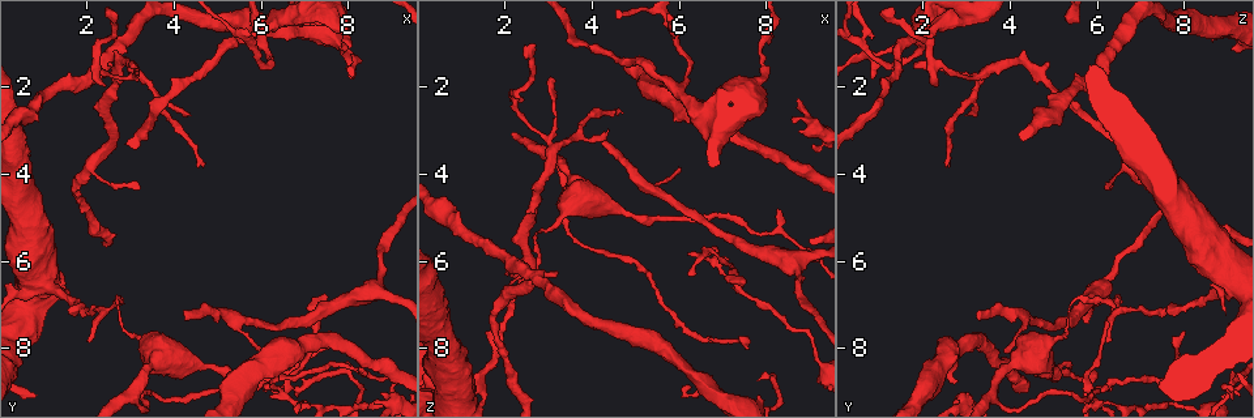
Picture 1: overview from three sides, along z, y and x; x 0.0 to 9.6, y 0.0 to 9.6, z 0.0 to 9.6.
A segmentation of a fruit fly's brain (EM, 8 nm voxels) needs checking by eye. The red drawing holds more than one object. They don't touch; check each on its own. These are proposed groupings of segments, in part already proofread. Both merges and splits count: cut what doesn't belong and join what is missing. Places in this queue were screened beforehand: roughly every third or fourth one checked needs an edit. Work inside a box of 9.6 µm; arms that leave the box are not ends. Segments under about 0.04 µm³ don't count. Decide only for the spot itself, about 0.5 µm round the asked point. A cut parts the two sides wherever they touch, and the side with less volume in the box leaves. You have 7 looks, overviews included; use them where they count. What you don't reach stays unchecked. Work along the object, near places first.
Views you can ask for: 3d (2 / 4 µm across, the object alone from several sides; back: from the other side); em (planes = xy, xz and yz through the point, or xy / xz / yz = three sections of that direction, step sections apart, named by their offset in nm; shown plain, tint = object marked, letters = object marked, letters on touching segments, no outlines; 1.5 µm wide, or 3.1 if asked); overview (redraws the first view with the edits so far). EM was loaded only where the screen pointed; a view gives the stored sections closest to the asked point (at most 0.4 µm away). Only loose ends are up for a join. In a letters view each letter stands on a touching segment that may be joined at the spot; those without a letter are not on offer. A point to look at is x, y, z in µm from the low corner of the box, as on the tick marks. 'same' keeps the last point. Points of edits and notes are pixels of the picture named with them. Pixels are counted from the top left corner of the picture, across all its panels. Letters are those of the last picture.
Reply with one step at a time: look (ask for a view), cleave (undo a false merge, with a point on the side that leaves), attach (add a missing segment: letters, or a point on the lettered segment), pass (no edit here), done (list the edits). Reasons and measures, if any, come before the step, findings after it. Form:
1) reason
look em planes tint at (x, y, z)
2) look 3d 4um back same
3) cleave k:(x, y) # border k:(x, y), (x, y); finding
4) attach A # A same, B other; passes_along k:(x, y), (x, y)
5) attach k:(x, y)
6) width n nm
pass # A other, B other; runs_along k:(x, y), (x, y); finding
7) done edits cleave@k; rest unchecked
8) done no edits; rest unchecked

branch stops here
look em planes letters at (4.25, 7.15, 3.30)

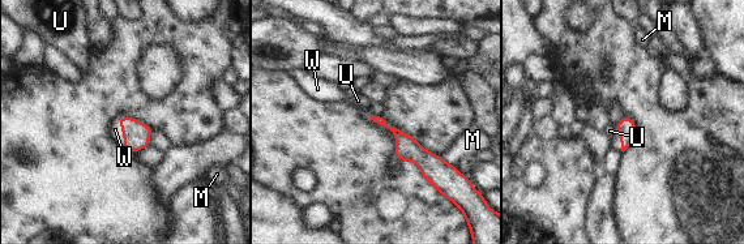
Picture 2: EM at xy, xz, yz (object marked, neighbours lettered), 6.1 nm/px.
attach W # M other, U other, W same; passes_along 2:(136, 135), (123, 135), (115, 129); the neuron continues

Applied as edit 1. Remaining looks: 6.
abrupt turn
look em planes letters at (2.70, 6.95, 5.45)

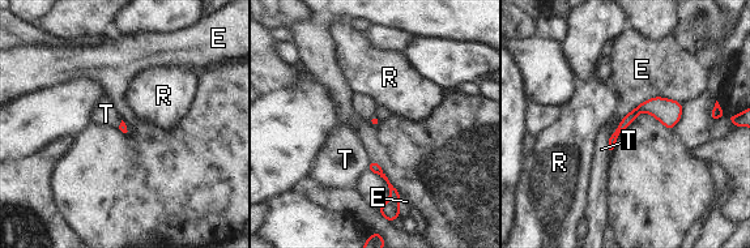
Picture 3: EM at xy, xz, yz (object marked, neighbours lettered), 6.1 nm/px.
width 50 nm
pass # E other, R other, T other; border 3:(643, 101), (667, 97), (681, 103); continuous, no second neuron

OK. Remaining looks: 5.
thin end
look em xz step 8 tint at (3.20, 1.50, 1.85)

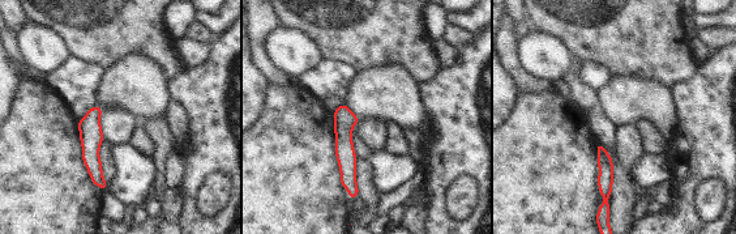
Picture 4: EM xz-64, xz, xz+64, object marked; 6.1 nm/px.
another direction
look em planes letters same

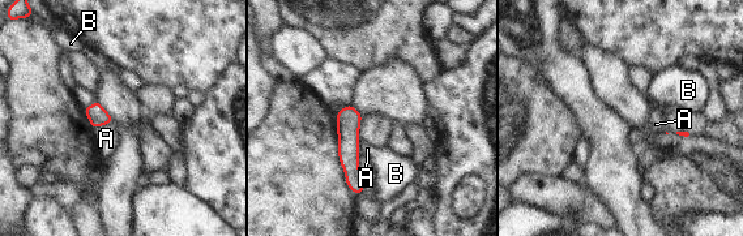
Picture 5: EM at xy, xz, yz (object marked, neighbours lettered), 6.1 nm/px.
longest_contact A 140 nm
pass # A other, B other; border 5:(114, 121), (93, 128); none of them fits

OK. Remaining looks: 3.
done edits attach@2; rest unchecked

